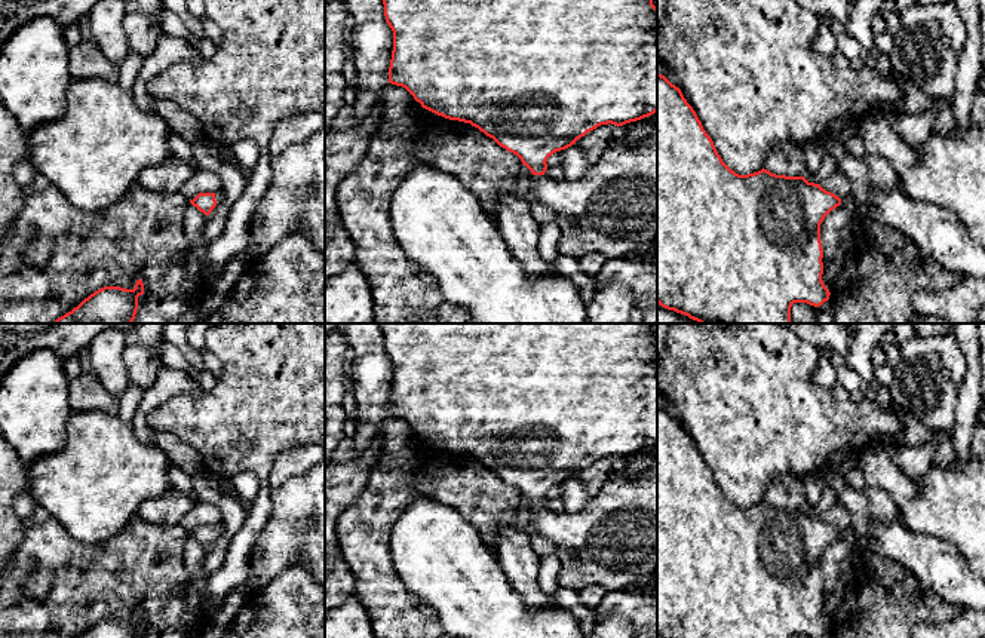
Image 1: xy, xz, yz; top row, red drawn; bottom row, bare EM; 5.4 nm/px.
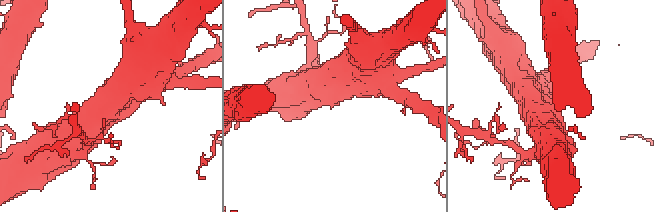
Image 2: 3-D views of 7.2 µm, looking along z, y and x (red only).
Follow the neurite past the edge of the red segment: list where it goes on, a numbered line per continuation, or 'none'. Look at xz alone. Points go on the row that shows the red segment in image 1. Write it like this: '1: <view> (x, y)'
1: xz (611, 209)

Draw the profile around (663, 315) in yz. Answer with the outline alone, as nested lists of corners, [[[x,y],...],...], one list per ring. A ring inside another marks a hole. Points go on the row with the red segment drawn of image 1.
[[[657,303],[657,323],[700,323],[685,315],[668,310]]]

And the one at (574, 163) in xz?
[[[573,144],[571,147],[565,148],[561,168],[565,180],[579,180],[587,172],[590,165],[584,151]]]

